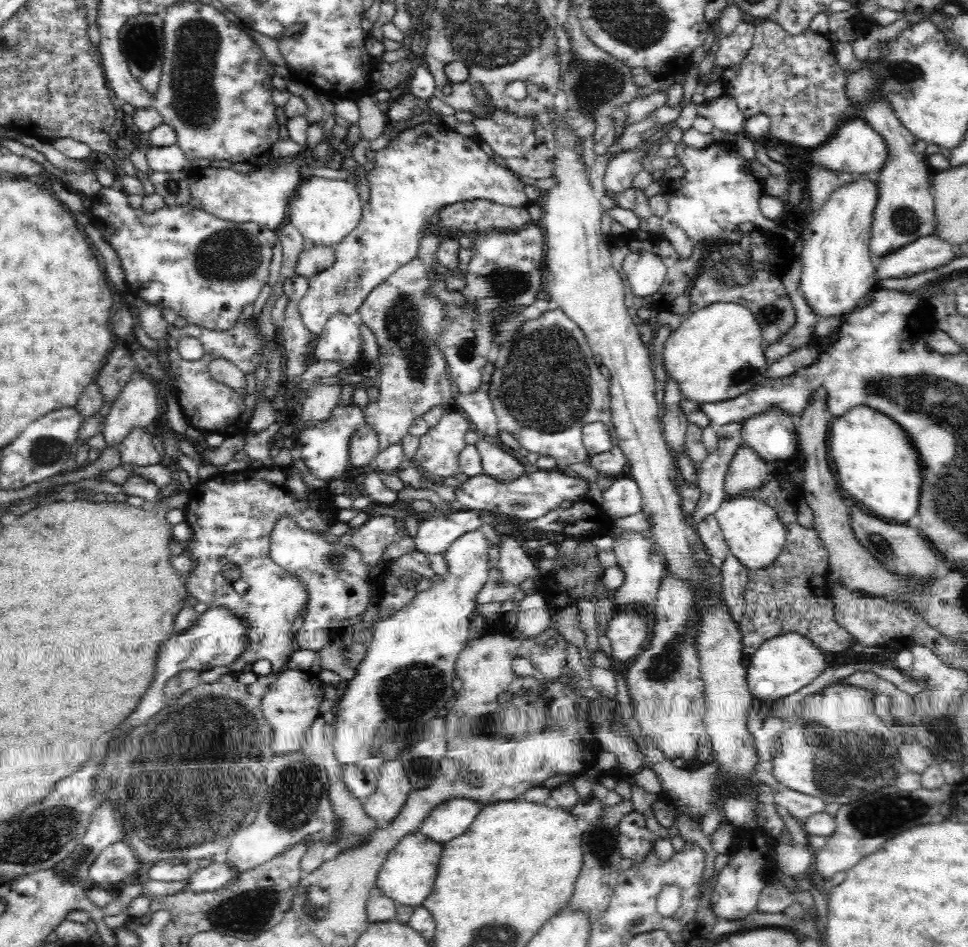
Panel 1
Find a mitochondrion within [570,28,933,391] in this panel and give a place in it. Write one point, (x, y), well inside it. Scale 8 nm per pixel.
(728, 272)

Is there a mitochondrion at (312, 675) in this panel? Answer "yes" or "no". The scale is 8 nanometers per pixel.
no

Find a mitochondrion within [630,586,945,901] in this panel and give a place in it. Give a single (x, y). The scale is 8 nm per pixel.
(894, 811)

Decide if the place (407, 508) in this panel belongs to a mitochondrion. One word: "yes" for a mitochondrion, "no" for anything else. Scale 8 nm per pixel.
no

